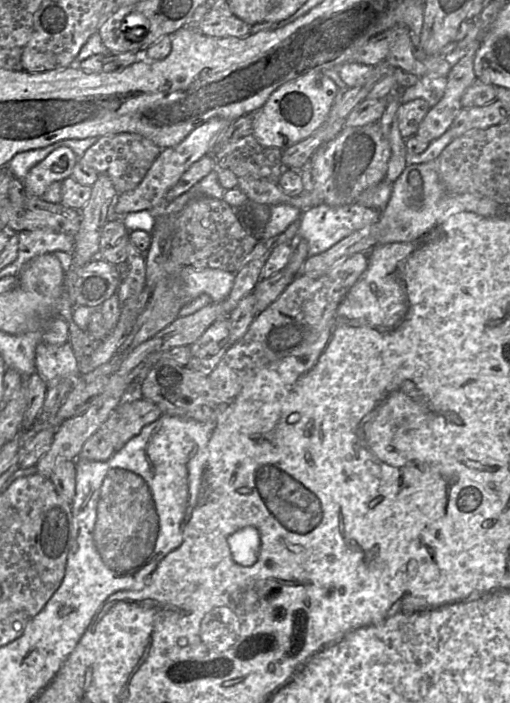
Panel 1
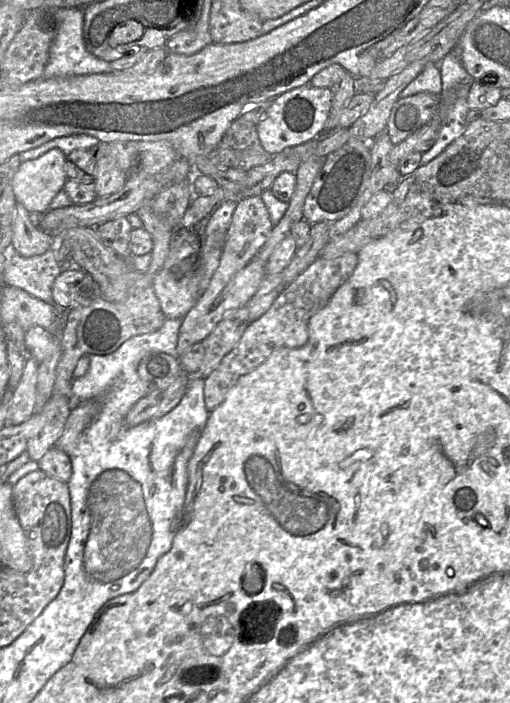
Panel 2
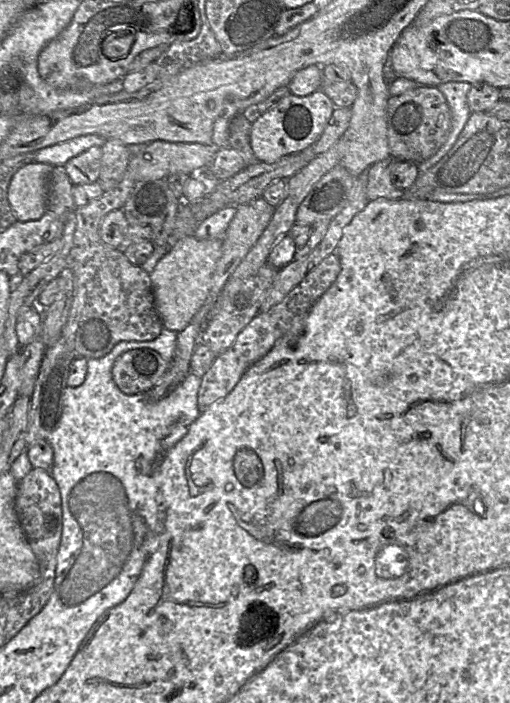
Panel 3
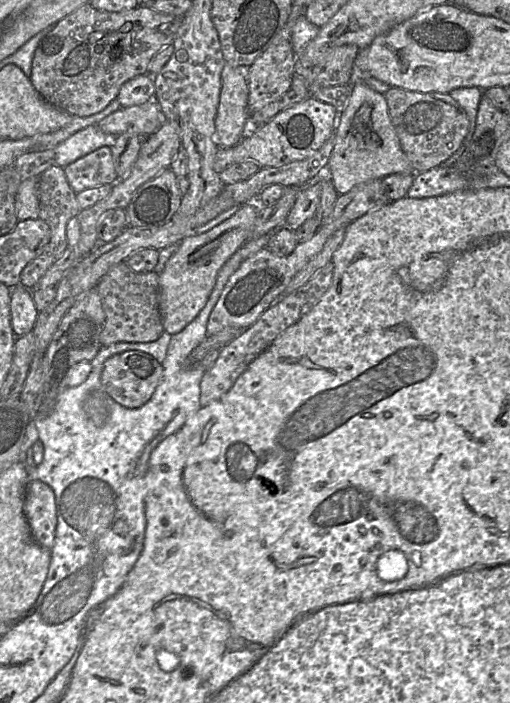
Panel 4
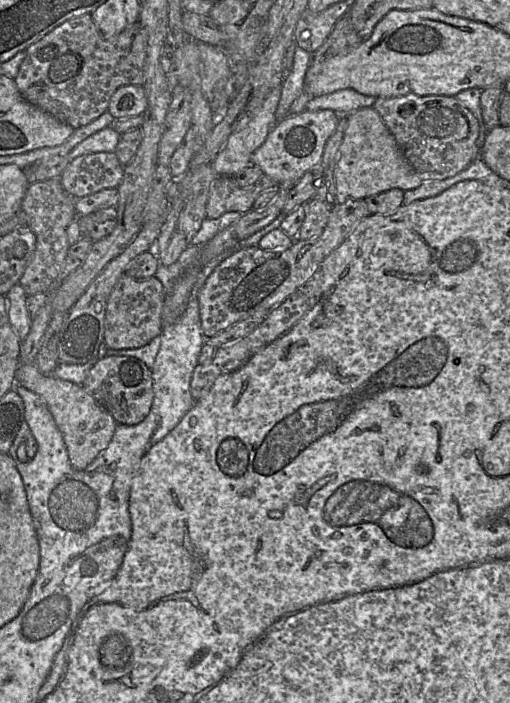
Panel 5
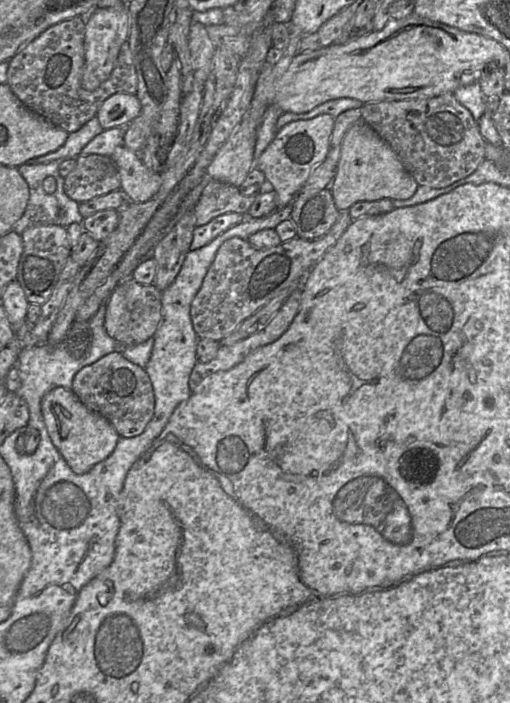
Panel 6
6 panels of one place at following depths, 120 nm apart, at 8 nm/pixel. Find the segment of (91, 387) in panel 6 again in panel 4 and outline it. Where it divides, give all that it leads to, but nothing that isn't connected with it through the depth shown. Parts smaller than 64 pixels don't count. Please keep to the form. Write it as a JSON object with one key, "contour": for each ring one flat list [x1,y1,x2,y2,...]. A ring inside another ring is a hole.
{"contour":[[129,350,114,354,104,362,101,388,118,404,129,409,139,408,151,398,162,374,162,363,152,355,140,350]]}

